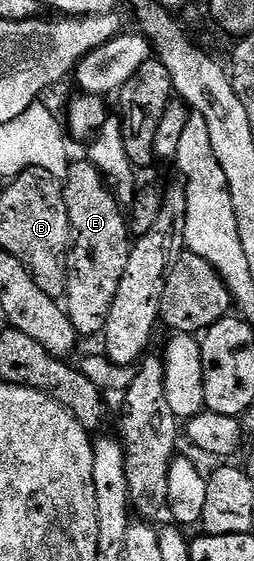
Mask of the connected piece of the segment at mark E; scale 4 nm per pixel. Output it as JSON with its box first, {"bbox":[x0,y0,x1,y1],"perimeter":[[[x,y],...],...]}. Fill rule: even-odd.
{"bbox":[62,160,133,338],"perimeter":[[[76,160],[70,166],[62,186],[65,207],[69,211],[72,240],[67,255],[65,308],[80,338],[98,338],[107,326],[117,287],[121,287],[125,263],[129,263],[133,241],[120,202],[104,181],[99,168],[91,164],[90,160]]]}

